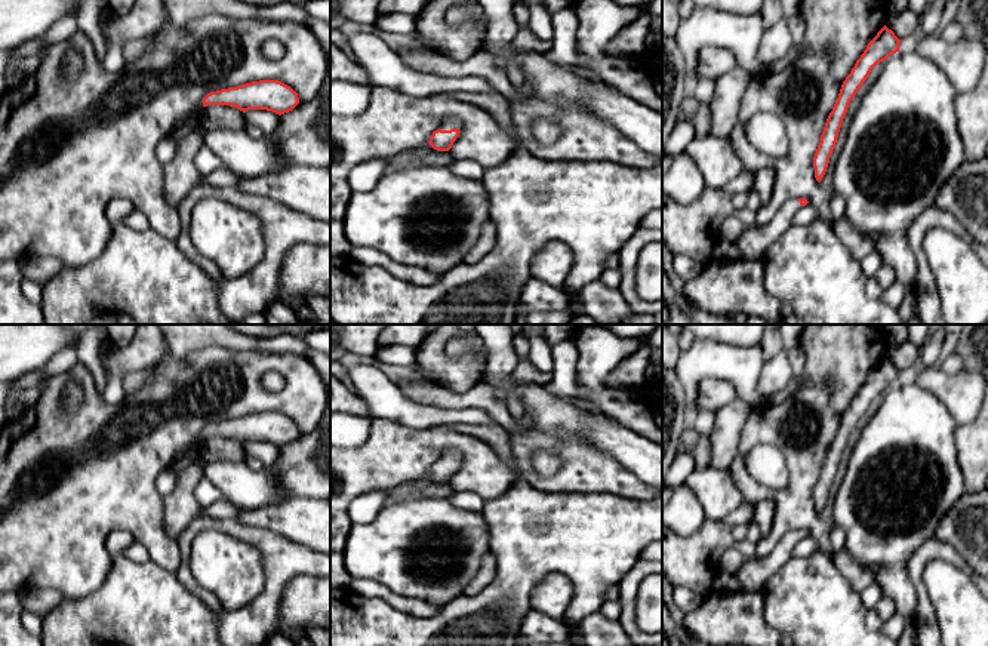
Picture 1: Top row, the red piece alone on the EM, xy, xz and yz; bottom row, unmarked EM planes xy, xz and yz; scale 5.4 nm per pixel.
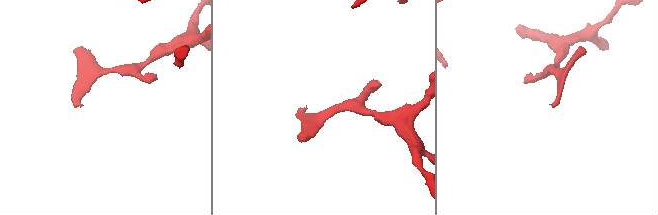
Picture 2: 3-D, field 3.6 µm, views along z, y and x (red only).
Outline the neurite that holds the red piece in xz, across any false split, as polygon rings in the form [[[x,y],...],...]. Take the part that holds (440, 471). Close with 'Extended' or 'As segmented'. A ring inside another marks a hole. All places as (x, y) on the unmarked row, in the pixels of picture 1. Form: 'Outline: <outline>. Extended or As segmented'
Outline: [[[447,449],[441,458],[433,464],[430,477],[437,483],[449,483],[459,468],[461,455],[456,449]]]. Extended

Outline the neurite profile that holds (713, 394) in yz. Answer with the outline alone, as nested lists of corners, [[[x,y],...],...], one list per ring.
[[[705,379],[698,388],[696,406],[698,410],[717,412],[735,399],[738,399],[738,393],[729,382],[720,379]]]

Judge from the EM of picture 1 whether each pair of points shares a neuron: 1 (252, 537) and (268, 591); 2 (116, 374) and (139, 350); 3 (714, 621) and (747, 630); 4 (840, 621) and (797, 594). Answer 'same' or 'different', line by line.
1: same
2: same
3: same
4: same

